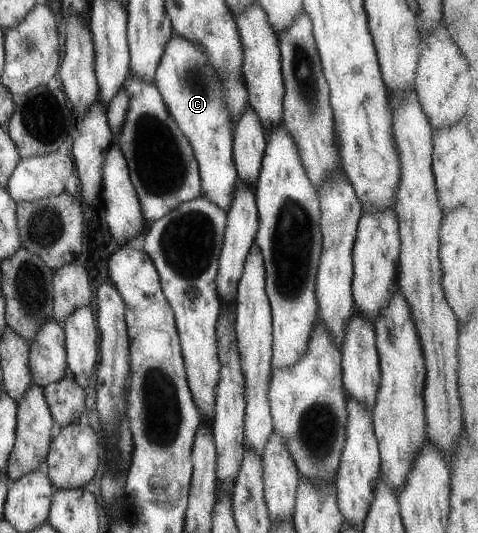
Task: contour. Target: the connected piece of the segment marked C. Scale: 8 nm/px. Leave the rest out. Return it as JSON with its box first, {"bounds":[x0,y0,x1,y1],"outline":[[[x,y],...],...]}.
{"bounds":[152,35,238,212],"outline":[[[170,35],[152,83],[159,91],[169,114],[191,145],[198,164],[201,194],[227,212],[238,180],[232,159],[230,114],[222,101],[220,80],[206,63],[206,53],[177,35]]]}

